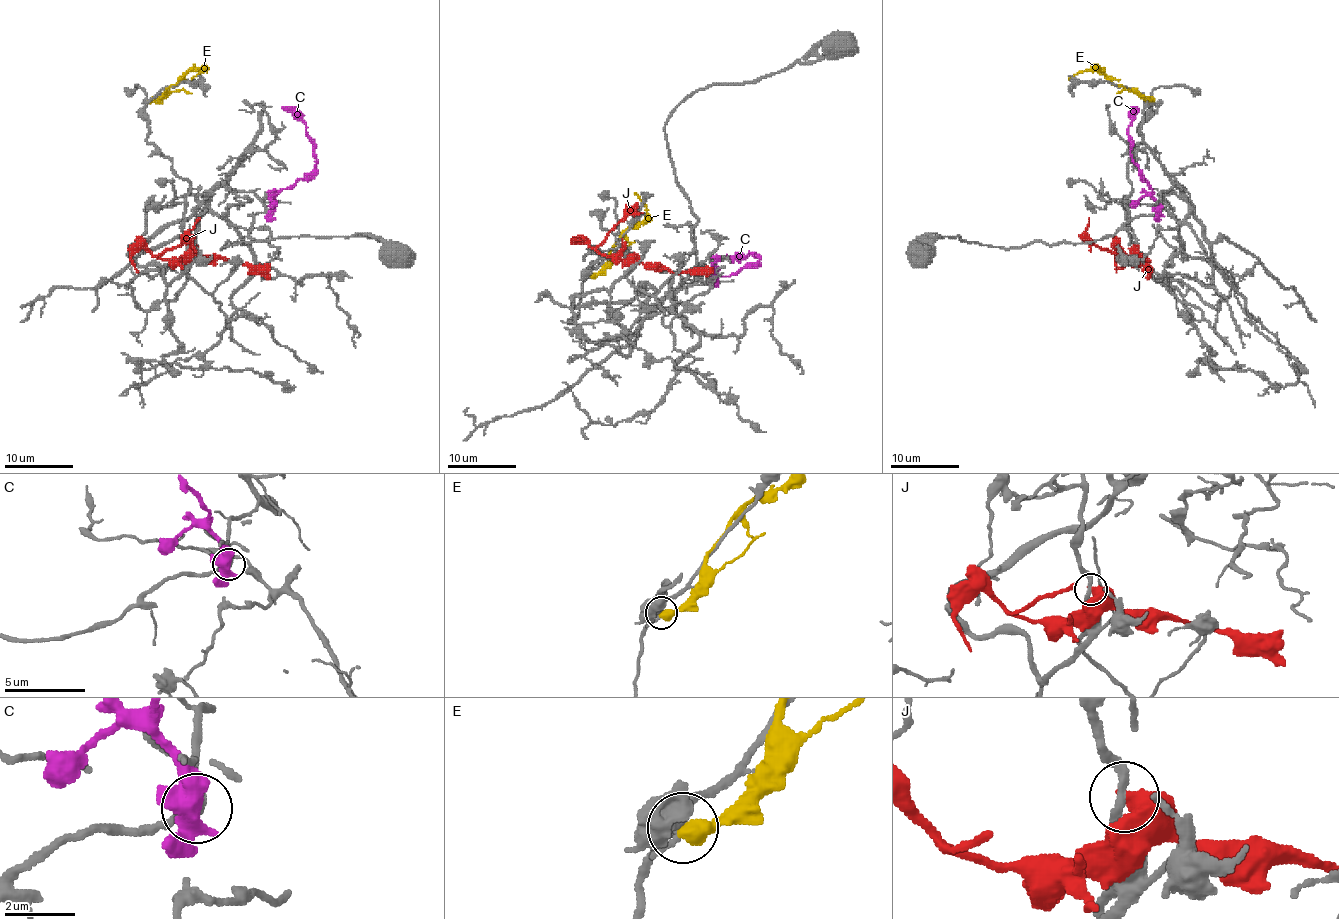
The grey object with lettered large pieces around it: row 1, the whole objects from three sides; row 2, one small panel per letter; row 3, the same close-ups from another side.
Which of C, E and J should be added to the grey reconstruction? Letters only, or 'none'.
none

